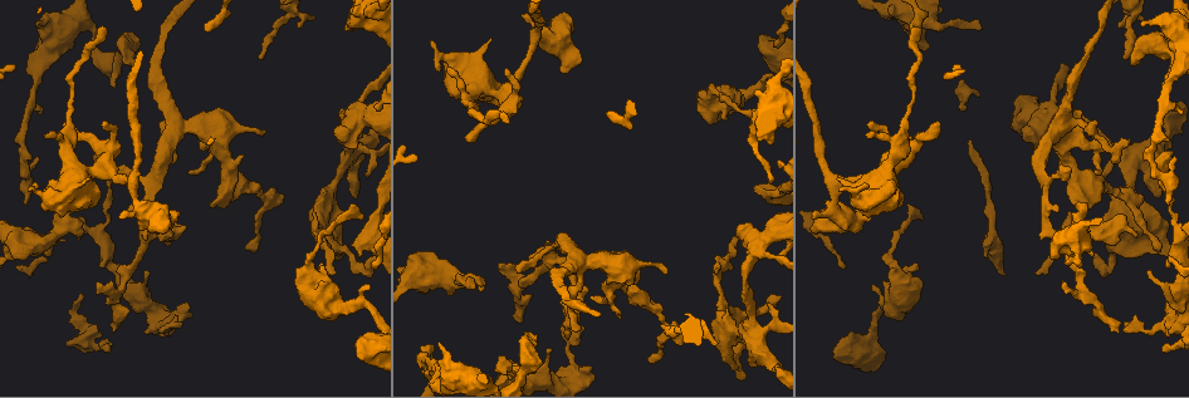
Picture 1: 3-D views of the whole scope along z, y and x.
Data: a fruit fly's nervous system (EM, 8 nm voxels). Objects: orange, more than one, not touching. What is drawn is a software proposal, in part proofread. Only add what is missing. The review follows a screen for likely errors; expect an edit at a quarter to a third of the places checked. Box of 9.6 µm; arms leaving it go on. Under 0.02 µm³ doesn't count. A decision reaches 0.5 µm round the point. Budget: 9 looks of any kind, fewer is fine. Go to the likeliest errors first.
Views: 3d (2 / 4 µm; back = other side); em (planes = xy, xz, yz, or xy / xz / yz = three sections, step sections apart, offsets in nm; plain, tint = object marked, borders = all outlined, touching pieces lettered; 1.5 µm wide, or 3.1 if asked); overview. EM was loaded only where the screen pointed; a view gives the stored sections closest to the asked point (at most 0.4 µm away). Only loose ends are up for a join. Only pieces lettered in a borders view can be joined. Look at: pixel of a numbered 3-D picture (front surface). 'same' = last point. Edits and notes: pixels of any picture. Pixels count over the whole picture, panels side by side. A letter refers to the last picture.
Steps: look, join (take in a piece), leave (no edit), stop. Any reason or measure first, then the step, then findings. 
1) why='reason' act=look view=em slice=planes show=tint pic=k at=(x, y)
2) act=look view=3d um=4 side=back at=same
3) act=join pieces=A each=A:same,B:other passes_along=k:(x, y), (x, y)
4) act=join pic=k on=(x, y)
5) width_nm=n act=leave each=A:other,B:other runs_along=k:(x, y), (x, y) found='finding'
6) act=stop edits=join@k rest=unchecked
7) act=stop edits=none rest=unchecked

why='an open end' act=look view=em slice=planes show=borders pic=1 at=(986, 254)

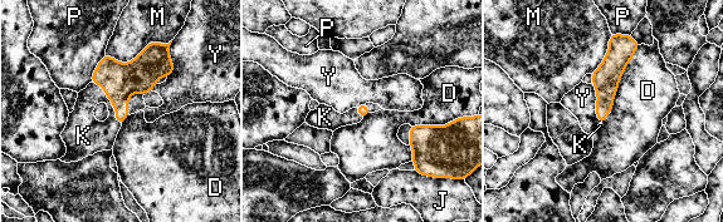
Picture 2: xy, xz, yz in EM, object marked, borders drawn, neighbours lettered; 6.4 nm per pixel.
longest_contact=D:460nm act=join pieces=K each=D:other,J:other,K:same,M:other,P:other,Y:other found='the neuron continues'

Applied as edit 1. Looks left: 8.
act=look view=overview

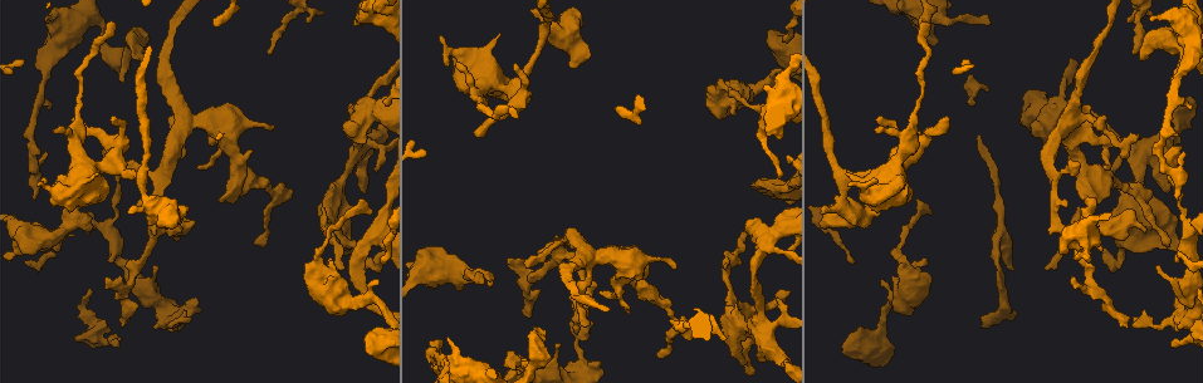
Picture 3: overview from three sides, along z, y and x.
why='an open end' act=look view=em slice=planes show=tint pic=3 at=(847, 186)

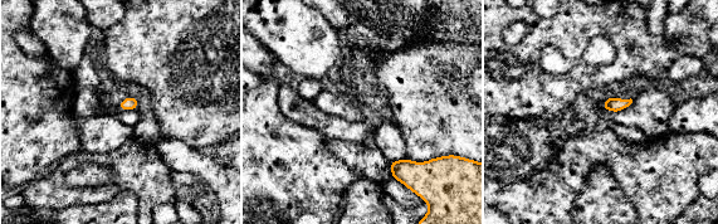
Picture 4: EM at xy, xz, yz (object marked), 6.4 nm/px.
why='what lies round it' act=look view=em slice=planes show=borders at=same

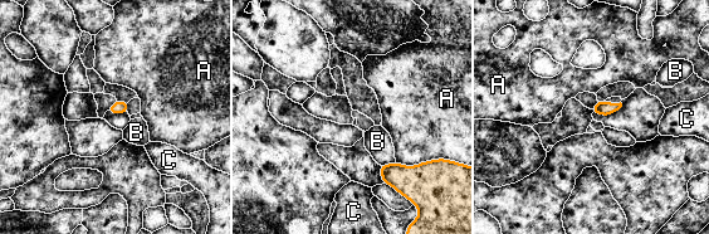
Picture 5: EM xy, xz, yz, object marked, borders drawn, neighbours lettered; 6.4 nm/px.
longest_contact=A:200nm act=leave each=A:other,B:other,C:other border=5:(395, 161), (380, 165) found='no lettered piece goes on from it'

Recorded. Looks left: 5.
why='branch stops here' act=look view=em um=3.1 slice=planes show=borders pic=3 at=(460, 289)

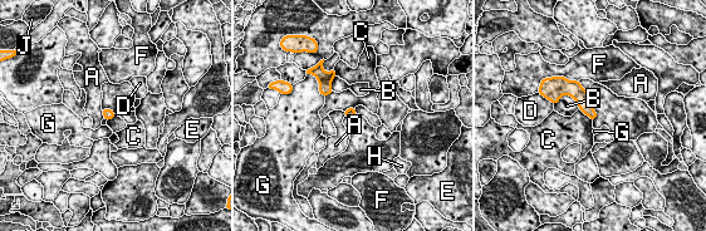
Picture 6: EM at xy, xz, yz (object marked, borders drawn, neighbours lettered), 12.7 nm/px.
longest_contact=B:340nm act=leave each=A:other,B:other,C:other,D:other,E:other,F:other,G:other,H:other,J:other border=6:(354, 108), (357, 113) found='no lettered piece goes on from it'

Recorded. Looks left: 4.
why='branch stops here' act=look view=em slice=xy step=4 show=borders pic=3 at=(929, 26)

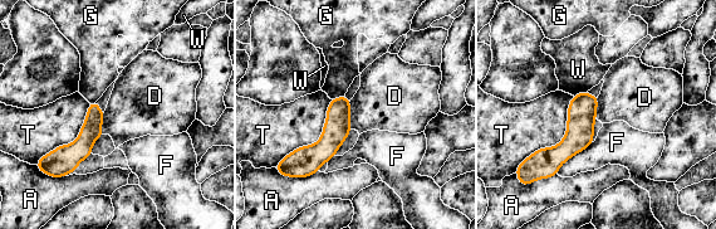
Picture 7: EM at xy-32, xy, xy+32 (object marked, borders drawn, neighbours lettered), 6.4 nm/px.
act=leave each=A:other,D:other,F:other,G:other,T:other,W:other found='no lettered piece goes on from it'

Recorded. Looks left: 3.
act=stop edits=join@2 rest=unchecked

